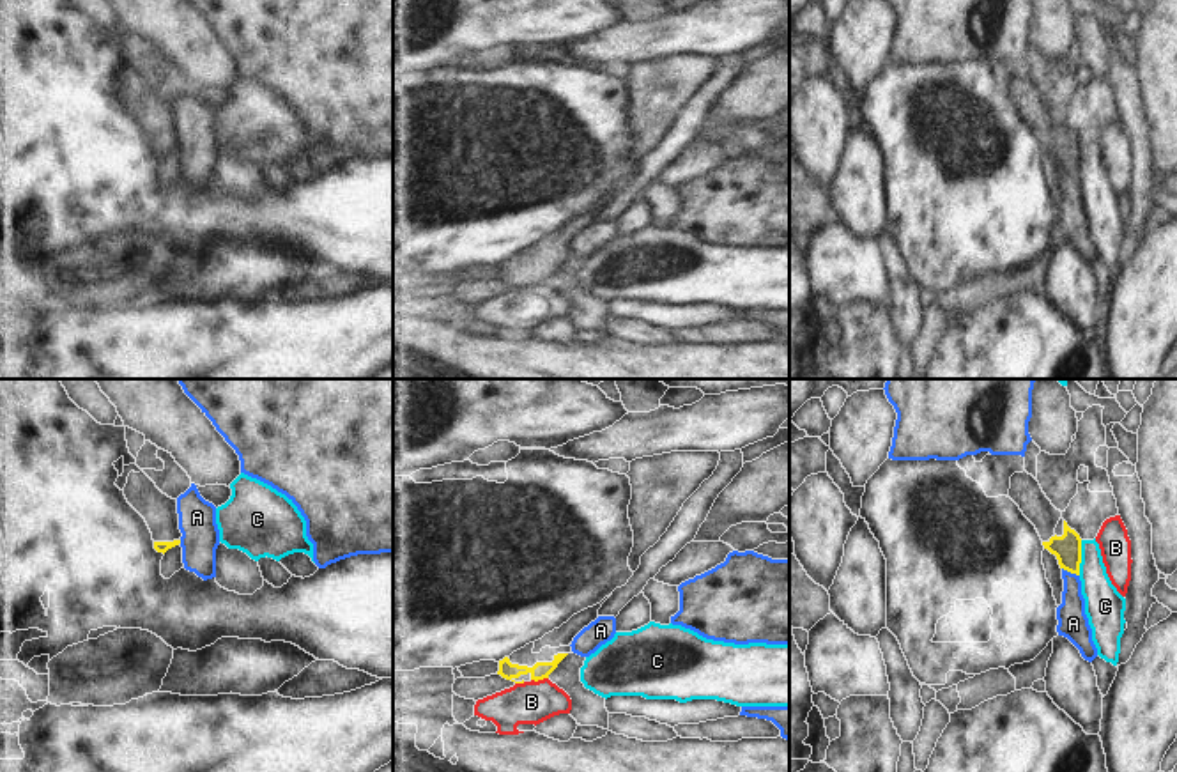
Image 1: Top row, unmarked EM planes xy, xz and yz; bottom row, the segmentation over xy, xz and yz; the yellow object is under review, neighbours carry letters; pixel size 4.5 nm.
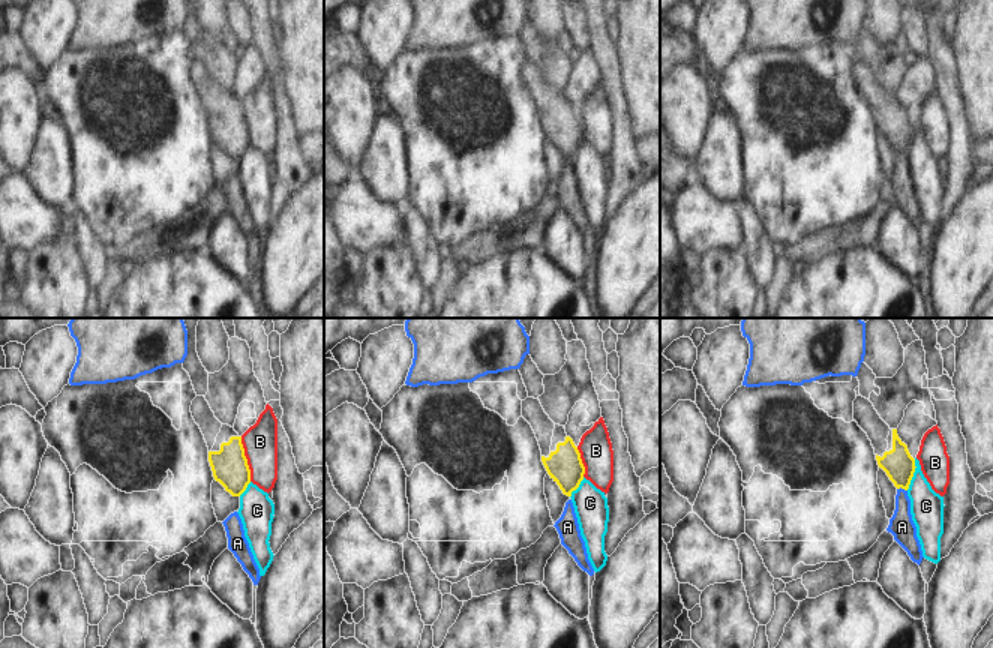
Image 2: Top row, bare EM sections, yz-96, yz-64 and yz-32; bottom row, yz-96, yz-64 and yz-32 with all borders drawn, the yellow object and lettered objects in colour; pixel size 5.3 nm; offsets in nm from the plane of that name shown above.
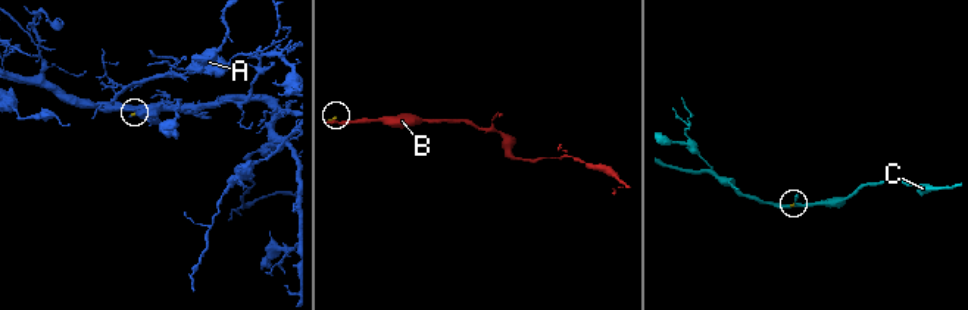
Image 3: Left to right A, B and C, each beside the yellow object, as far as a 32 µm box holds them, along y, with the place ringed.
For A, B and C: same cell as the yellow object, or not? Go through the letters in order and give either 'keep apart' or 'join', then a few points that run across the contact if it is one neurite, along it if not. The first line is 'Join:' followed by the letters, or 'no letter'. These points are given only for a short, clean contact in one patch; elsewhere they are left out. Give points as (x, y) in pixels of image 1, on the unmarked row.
Join: no letter
A: keep apart; line yz (1062, 170), (1078, 179)
B: keep apart
C: keep apart; line yz (1082, 144), (1078, 177)

